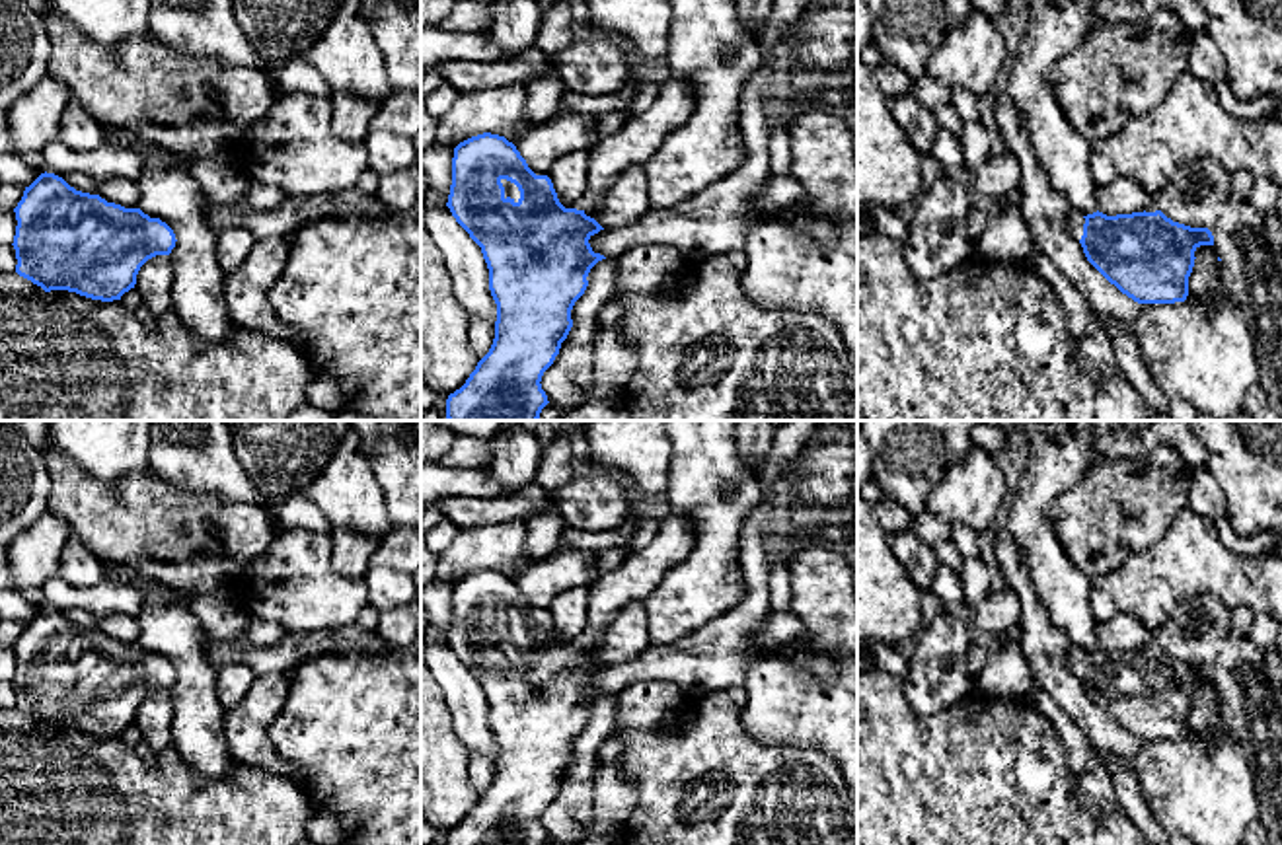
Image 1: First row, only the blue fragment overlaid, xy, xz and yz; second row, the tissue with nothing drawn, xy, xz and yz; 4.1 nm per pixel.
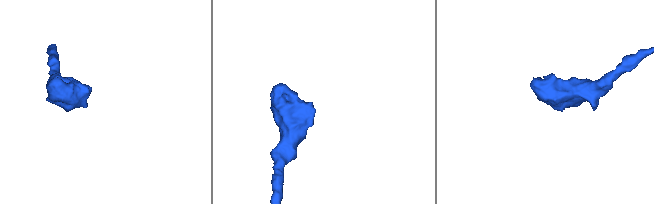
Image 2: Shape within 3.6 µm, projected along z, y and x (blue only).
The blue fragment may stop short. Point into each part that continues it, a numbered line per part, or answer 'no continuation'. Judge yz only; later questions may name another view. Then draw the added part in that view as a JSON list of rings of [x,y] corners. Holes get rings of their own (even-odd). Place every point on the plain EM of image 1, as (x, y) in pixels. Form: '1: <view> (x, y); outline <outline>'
1: yz (1076, 657); outline [[[1072,646],[1066,658],[1068,658],[1068,664],[1070,664],[1072,672],[1075,676],[1081,676],[1083,660],[1085,660],[1083,650],[1079,646]]]

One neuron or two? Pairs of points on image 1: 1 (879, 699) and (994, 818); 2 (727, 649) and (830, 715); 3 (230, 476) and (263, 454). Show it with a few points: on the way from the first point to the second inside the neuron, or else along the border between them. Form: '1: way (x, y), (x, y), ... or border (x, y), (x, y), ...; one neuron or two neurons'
1: way (904, 729), (965, 789); one neuron
2: border (782, 645), (758, 655), (749, 664), (741, 686); two neurons
3: border (230, 440), (236, 458), (269, 503); two neurons

